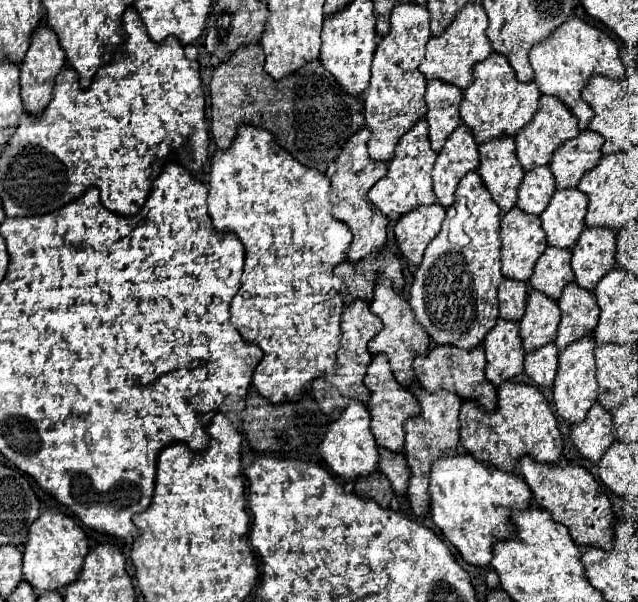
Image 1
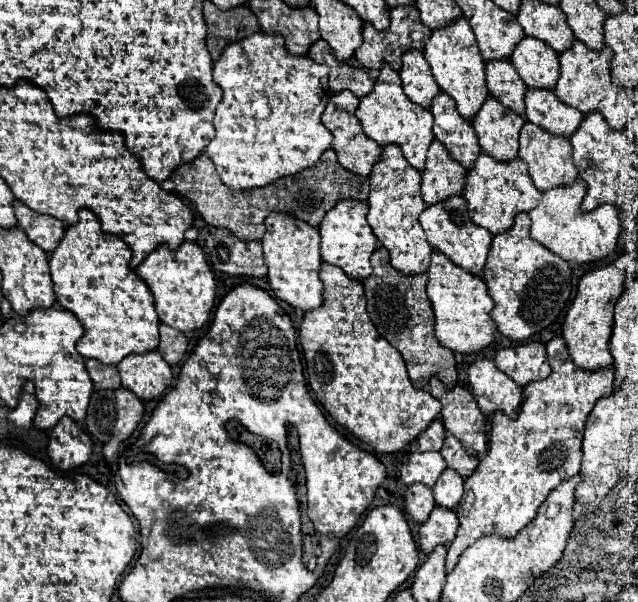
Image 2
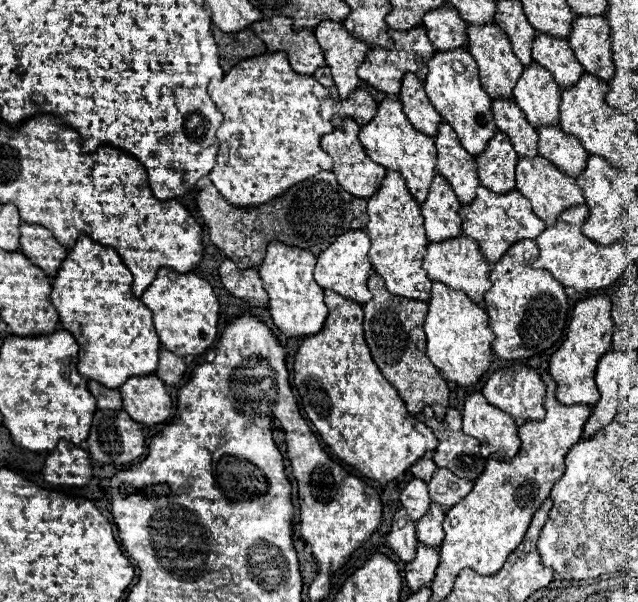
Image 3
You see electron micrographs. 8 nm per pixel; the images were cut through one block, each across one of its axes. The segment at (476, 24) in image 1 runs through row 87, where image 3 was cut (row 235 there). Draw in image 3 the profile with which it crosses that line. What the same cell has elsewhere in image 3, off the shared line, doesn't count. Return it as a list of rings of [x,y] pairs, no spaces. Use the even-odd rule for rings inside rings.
[[[460,232],[456,238],[452,240],[442,240],[442,242],[434,242],[426,246],[426,256],[422,258],[422,266],[428,272],[430,280],[438,280],[448,284],[450,288],[460,288],[462,292],[466,292],[476,304],[482,304],[484,294],[490,290],[490,272],[492,272],[492,264],[486,262],[486,258],[482,256],[478,244],[474,244],[474,240],[470,236],[466,236],[464,232]]]

